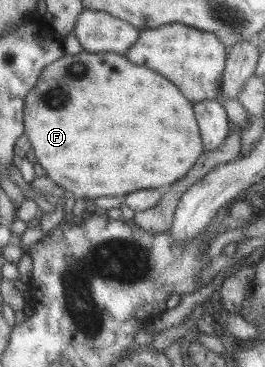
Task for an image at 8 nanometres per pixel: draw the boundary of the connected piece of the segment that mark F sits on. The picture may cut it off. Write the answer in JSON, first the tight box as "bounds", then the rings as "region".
{"bounds":[22,51,203,200],"region":[[[78,51],[74,55],[64,53],[60,59],[42,68],[39,79],[34,87],[24,96],[24,113],[22,114],[23,133],[33,150],[38,166],[46,172],[45,176],[56,186],[68,192],[75,200],[81,198],[94,199],[98,197],[118,197],[144,188],[157,189],[163,185],[174,184],[182,179],[188,169],[203,153],[203,145],[199,136],[196,118],[193,114],[192,103],[188,101],[180,90],[170,83],[165,77],[148,69],[147,67],[130,63],[122,54],[101,51],[90,53],[89,51]]]}

